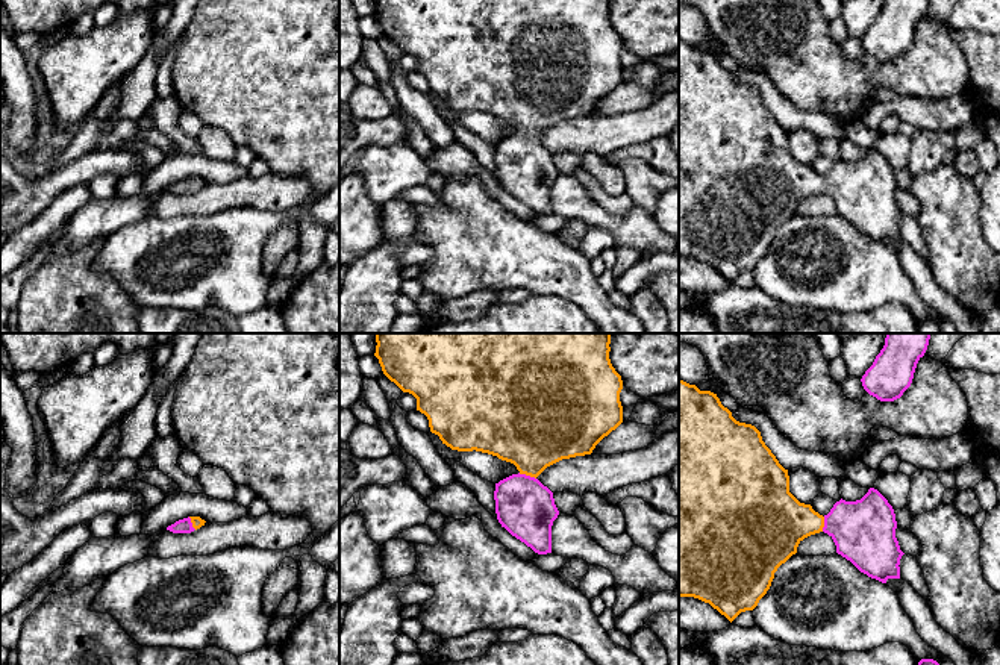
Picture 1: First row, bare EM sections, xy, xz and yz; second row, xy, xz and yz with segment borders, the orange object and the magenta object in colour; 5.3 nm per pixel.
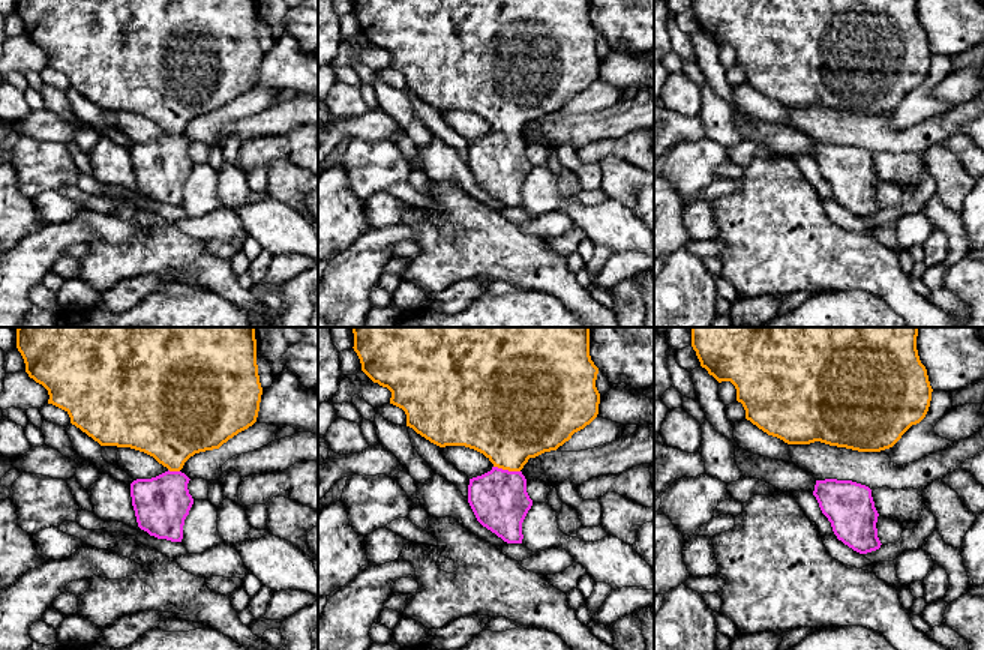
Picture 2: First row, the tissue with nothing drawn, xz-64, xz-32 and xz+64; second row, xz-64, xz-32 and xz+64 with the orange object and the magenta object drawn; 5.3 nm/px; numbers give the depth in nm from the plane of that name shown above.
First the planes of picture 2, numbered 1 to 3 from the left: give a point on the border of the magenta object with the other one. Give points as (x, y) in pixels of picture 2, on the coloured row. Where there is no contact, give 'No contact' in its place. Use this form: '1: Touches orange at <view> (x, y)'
1: Touches orange at xz-64 (174, 470)
2: Touches orange at xz-32 (507, 469)
3: No contact

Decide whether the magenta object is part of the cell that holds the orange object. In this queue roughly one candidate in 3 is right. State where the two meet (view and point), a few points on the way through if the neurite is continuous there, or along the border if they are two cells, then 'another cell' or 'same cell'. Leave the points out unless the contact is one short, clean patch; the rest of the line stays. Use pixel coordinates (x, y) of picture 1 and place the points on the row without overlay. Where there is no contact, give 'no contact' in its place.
meets orange in xz at (528, 135); runs through xz (532, 88), (531, 128), (528, 135), (526, 168); same cell

